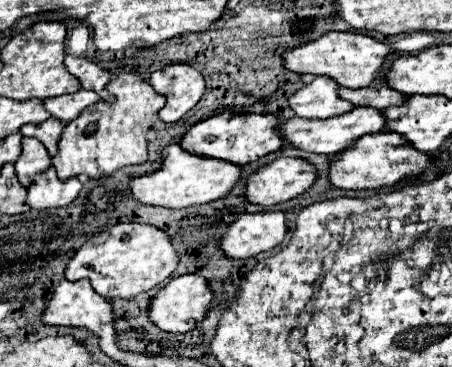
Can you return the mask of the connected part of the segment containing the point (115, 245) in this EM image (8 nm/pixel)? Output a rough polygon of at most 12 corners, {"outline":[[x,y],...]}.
{"outline":[[116,224],[74,254],[66,280],[134,298],[180,264],[150,224]]}

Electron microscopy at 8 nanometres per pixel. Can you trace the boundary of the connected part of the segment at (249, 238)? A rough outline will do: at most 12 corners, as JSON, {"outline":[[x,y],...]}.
{"outline":[[284,212],[242,214],[222,236],[230,258],[280,246]]}

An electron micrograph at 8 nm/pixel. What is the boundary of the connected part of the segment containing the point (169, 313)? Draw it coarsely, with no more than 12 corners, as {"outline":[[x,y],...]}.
{"outline":[[200,274],[170,280],[152,298],[164,332],[194,330],[214,292]]}

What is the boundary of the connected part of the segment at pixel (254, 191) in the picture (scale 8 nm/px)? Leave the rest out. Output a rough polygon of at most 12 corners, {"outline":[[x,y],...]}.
{"outline":[[276,158],[246,186],[254,204],[282,204],[312,188],[316,166]]}

